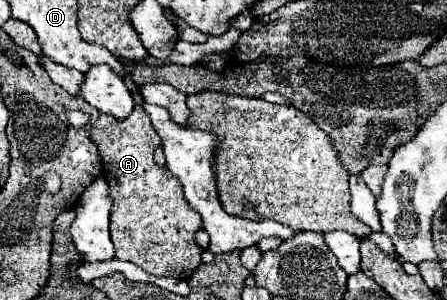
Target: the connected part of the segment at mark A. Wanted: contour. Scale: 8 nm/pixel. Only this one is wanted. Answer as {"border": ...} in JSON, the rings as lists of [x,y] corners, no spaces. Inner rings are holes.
{"border":[[[135,106],[127,120],[115,120],[109,114],[101,114],[91,126],[91,140],[97,144],[109,192],[113,198],[111,208],[111,240],[115,244],[115,258],[137,264],[149,274],[171,276],[185,280],[201,264],[201,248],[193,242],[193,234],[201,228],[199,214],[183,200],[183,188],[179,180],[165,168],[153,162],[153,150],[161,146],[157,132],[151,126],[147,112],[141,106]]]}

